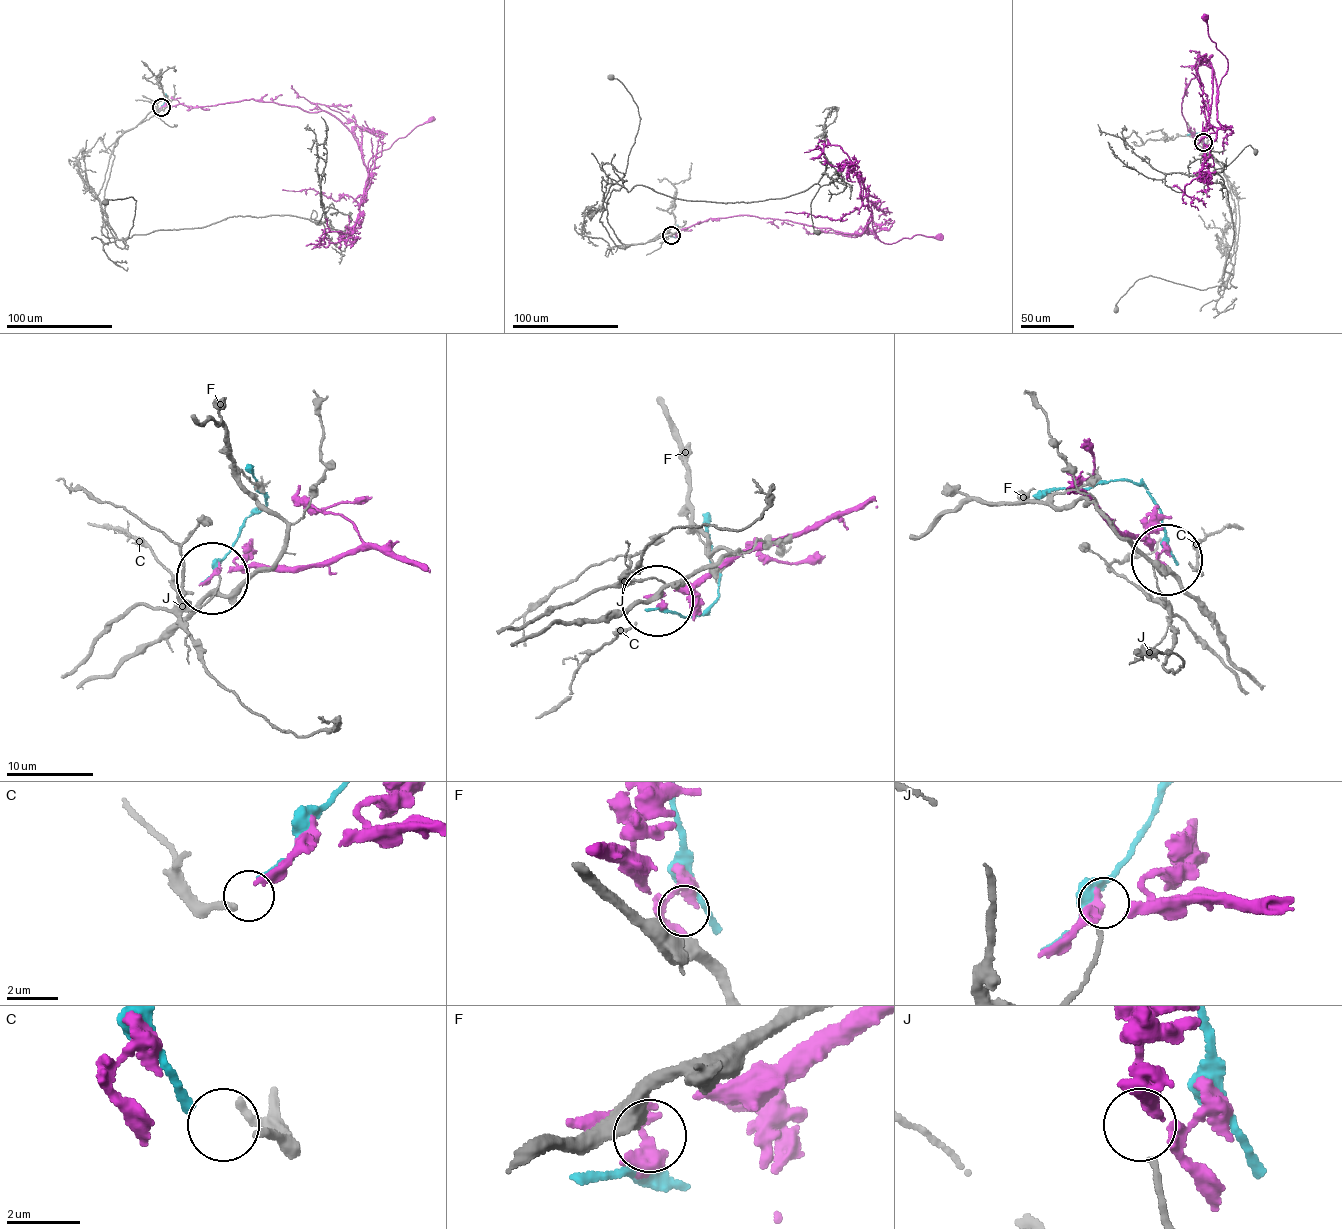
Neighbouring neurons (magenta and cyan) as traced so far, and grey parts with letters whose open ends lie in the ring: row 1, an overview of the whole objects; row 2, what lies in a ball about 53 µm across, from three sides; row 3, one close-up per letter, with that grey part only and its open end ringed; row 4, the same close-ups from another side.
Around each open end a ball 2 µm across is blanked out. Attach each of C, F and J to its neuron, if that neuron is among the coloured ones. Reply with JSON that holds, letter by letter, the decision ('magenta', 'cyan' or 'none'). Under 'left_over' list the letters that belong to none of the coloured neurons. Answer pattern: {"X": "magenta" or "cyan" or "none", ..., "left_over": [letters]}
{"C": "none", "F": "none", "J": "none", "left_over": ["C", "F", "J"]}

